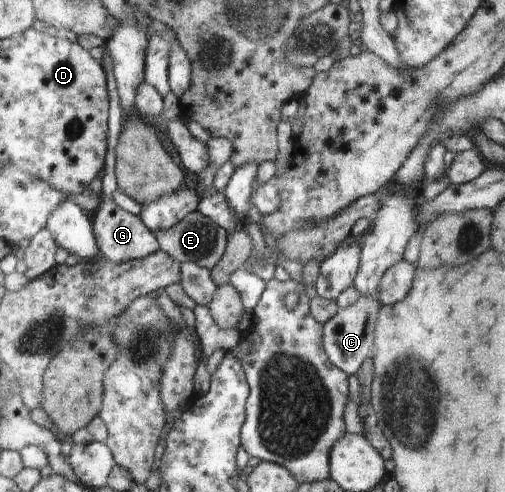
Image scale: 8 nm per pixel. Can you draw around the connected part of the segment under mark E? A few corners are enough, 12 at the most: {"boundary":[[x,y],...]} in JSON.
{"boundary":[[197,209],[155,231],[179,264],[214,269],[228,233]]}

